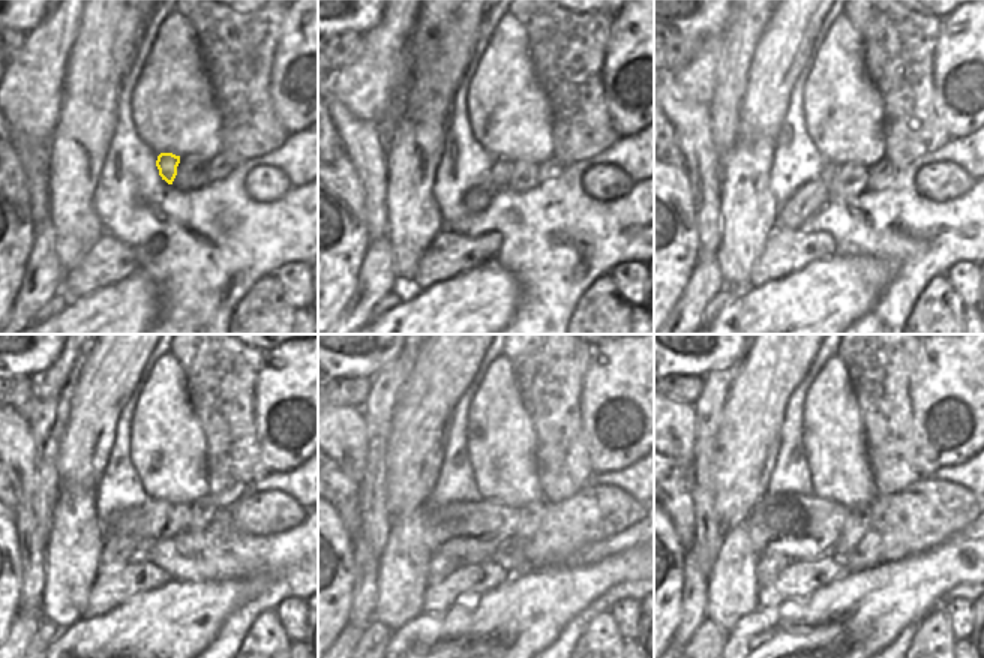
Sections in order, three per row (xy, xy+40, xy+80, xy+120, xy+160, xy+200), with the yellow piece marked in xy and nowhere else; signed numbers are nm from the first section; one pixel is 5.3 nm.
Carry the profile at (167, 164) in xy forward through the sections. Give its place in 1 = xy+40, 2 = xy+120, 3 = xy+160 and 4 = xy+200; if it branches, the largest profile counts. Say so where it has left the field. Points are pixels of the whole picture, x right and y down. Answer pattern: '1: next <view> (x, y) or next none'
1: next xy+40 (476, 200)
2: next xy+120 (119, 550)
3: next xy+160 (441, 562)
4: next xy+200 (768, 567)

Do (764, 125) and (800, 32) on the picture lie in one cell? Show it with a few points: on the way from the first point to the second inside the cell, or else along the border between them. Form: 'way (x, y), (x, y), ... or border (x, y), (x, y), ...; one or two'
way (765, 102), (770, 78), (780, 54); one

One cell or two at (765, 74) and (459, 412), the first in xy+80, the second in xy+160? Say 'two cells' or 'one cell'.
two cells

